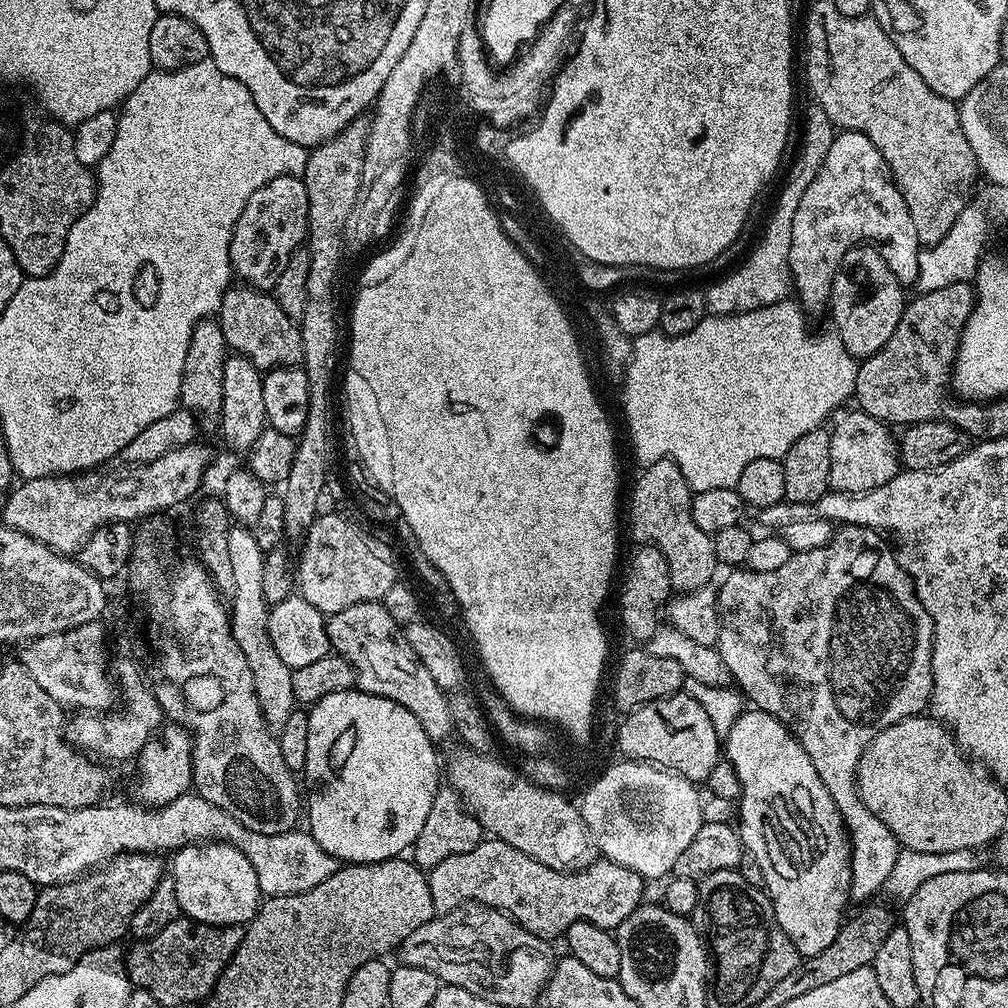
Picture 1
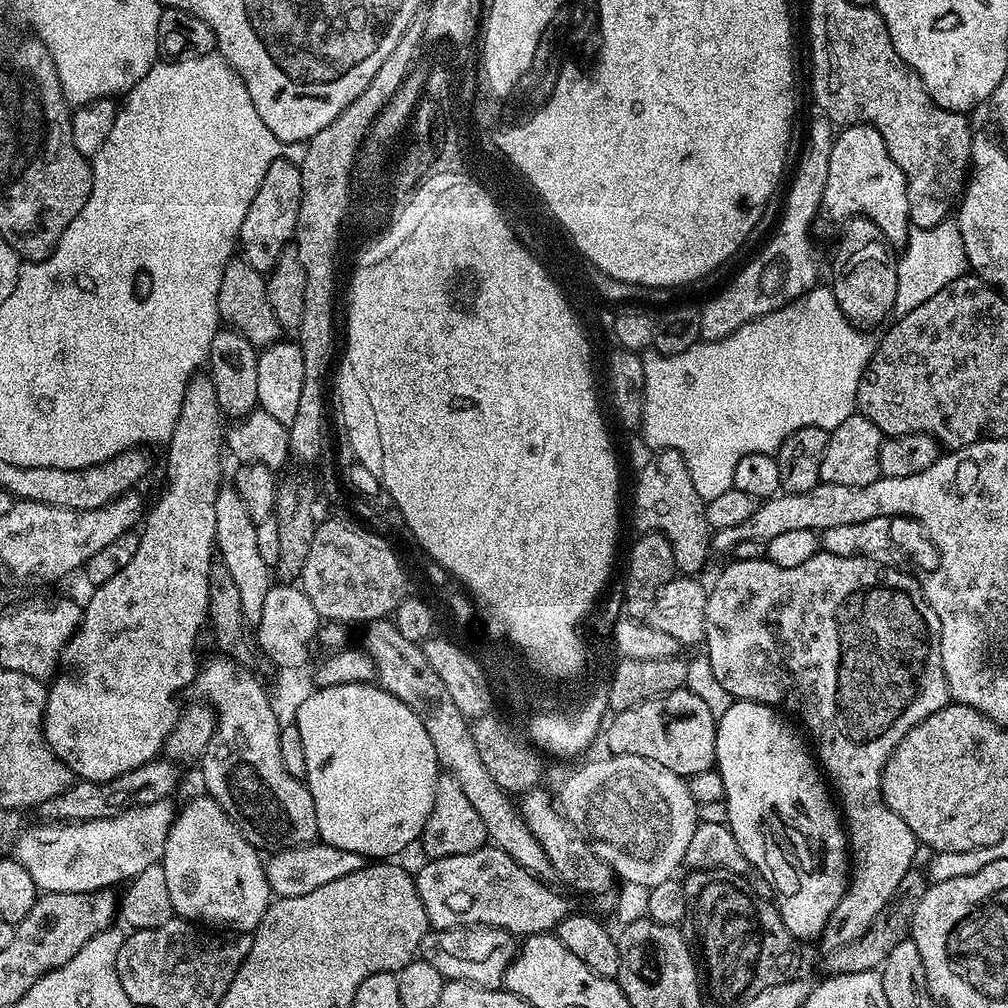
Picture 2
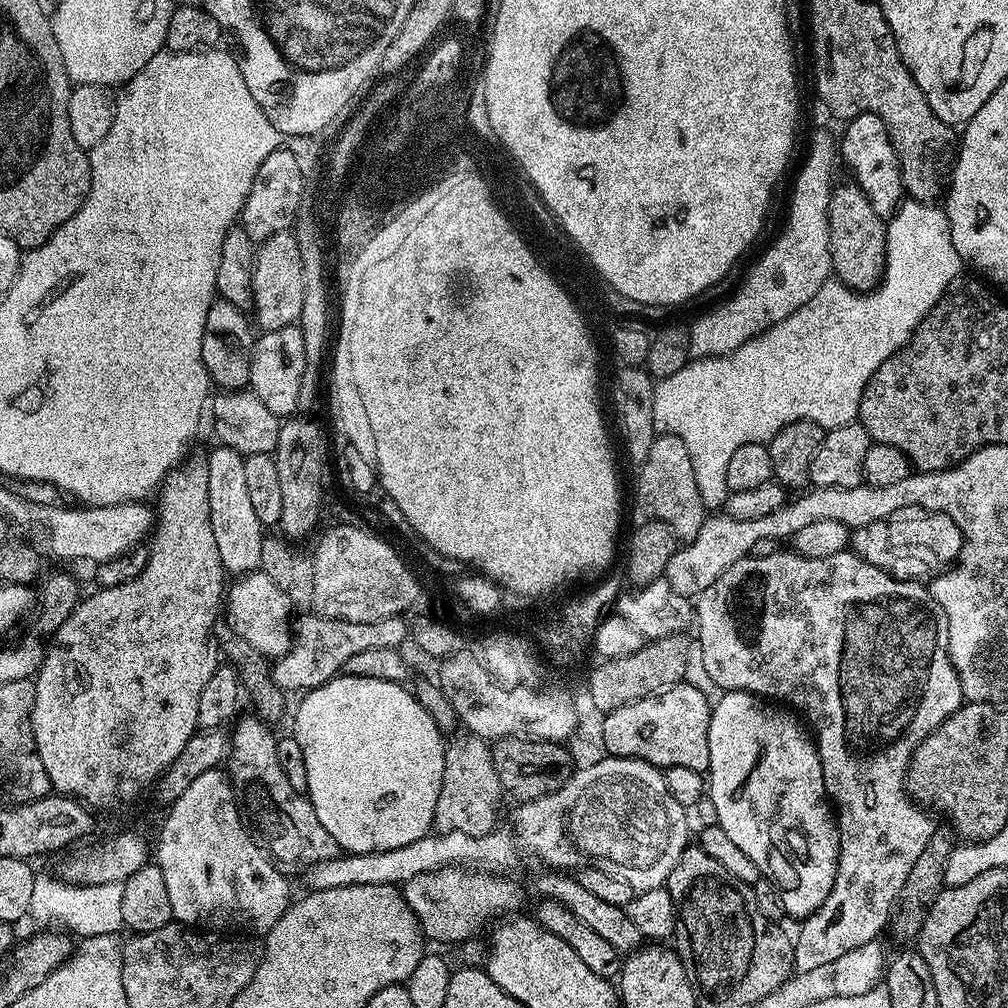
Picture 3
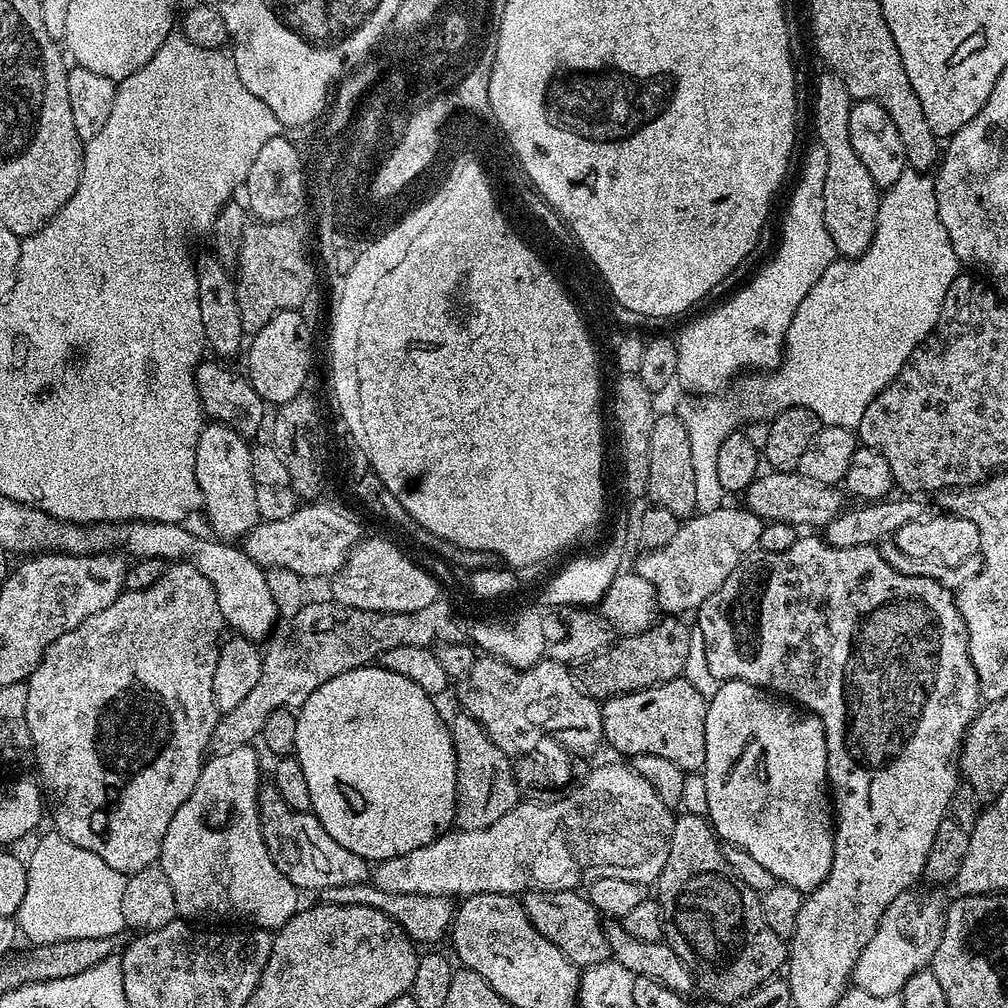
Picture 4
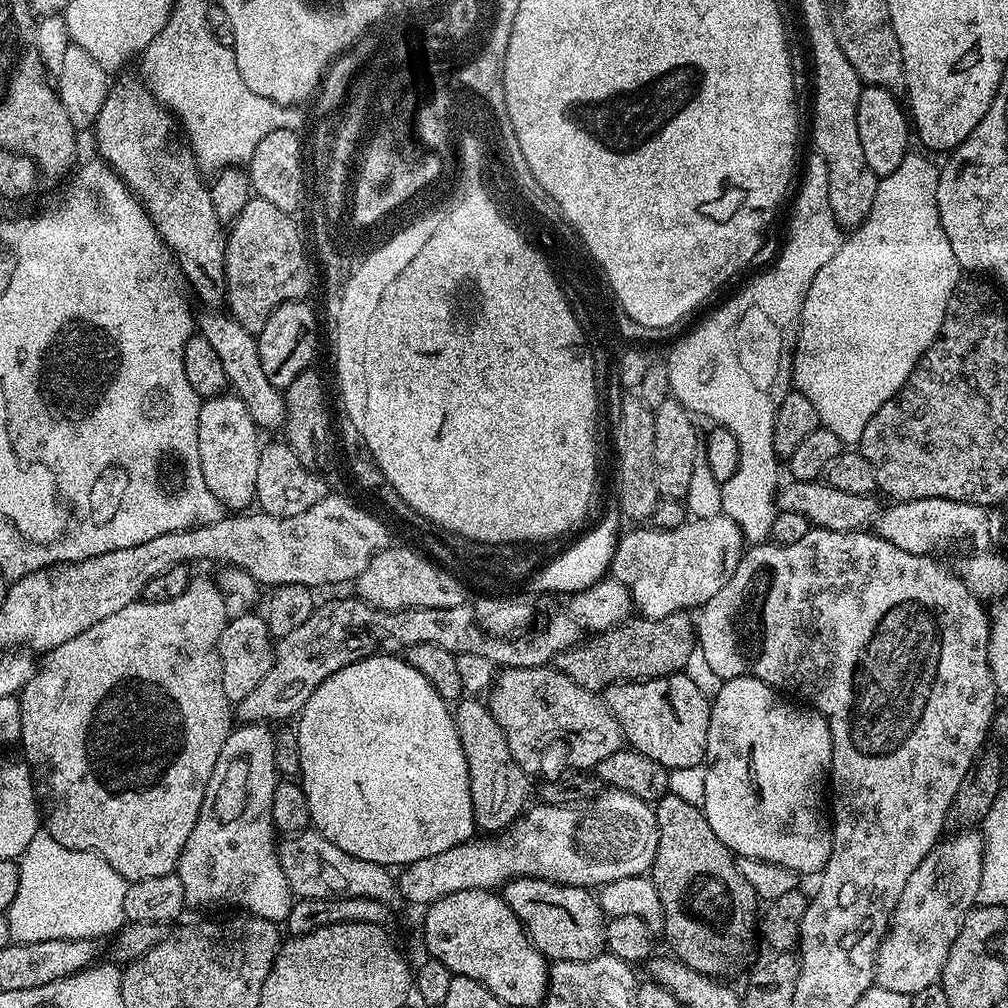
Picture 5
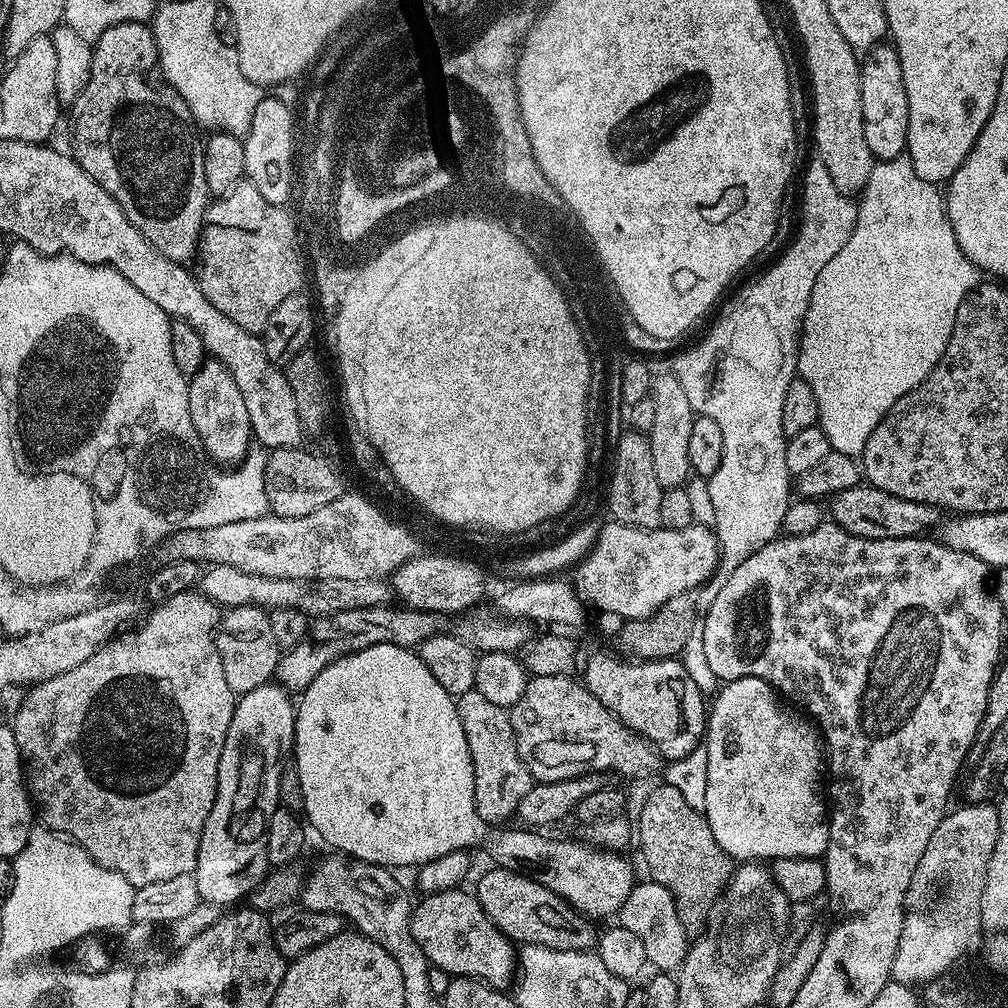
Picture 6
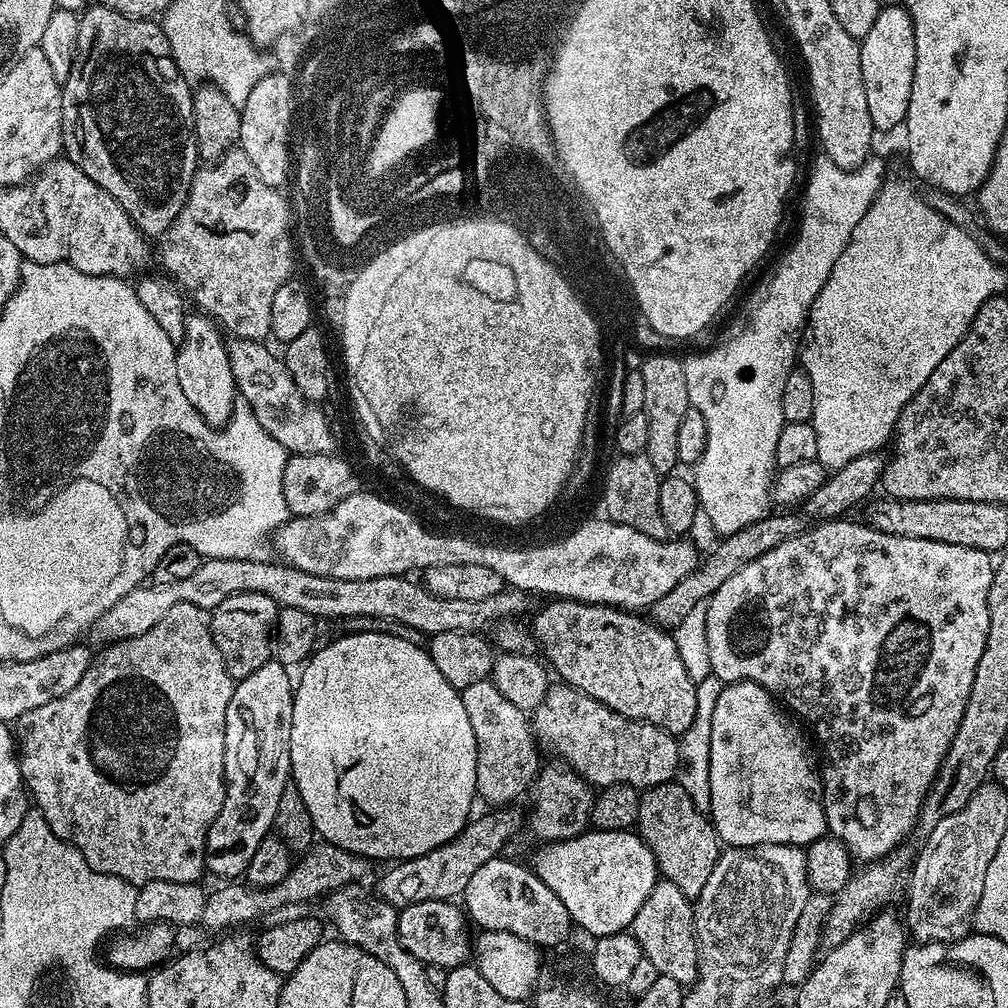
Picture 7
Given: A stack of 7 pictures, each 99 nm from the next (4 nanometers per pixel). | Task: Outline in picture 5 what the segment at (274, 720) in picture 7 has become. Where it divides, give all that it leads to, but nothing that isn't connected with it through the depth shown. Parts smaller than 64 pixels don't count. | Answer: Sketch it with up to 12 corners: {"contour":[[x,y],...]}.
{"contour":[[233,727],[175,875],[189,909],[284,922],[276,737]]}

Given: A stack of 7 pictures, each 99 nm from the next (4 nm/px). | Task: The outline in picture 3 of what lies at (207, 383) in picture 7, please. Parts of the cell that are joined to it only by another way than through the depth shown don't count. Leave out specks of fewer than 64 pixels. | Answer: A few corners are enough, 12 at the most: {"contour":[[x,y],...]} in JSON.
{"contour":[[244,457],[206,459],[210,526],[225,573],[255,572],[266,528],[250,503]]}

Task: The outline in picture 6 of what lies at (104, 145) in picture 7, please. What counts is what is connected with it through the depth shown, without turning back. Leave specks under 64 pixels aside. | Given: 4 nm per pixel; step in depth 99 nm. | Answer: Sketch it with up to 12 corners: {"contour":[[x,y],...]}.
{"contour":[[147,23],[110,26],[72,159],[166,258],[210,193],[190,106]]}

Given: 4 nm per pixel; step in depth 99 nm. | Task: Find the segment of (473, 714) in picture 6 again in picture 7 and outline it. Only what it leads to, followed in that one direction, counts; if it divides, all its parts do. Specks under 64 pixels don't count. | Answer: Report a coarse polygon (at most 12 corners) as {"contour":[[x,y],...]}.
{"contour":[[491,679],[459,689],[476,790],[508,806],[541,771],[529,713]]}

